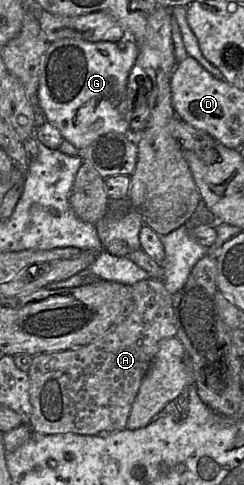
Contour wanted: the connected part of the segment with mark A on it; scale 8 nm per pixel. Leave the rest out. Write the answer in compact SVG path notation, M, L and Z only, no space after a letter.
M141 280L131 285L130 314L103 336L80 348L33 356L27 372L32 431L93 435L125 429L132 404L160 341L176 336L171 297L161 280Z

